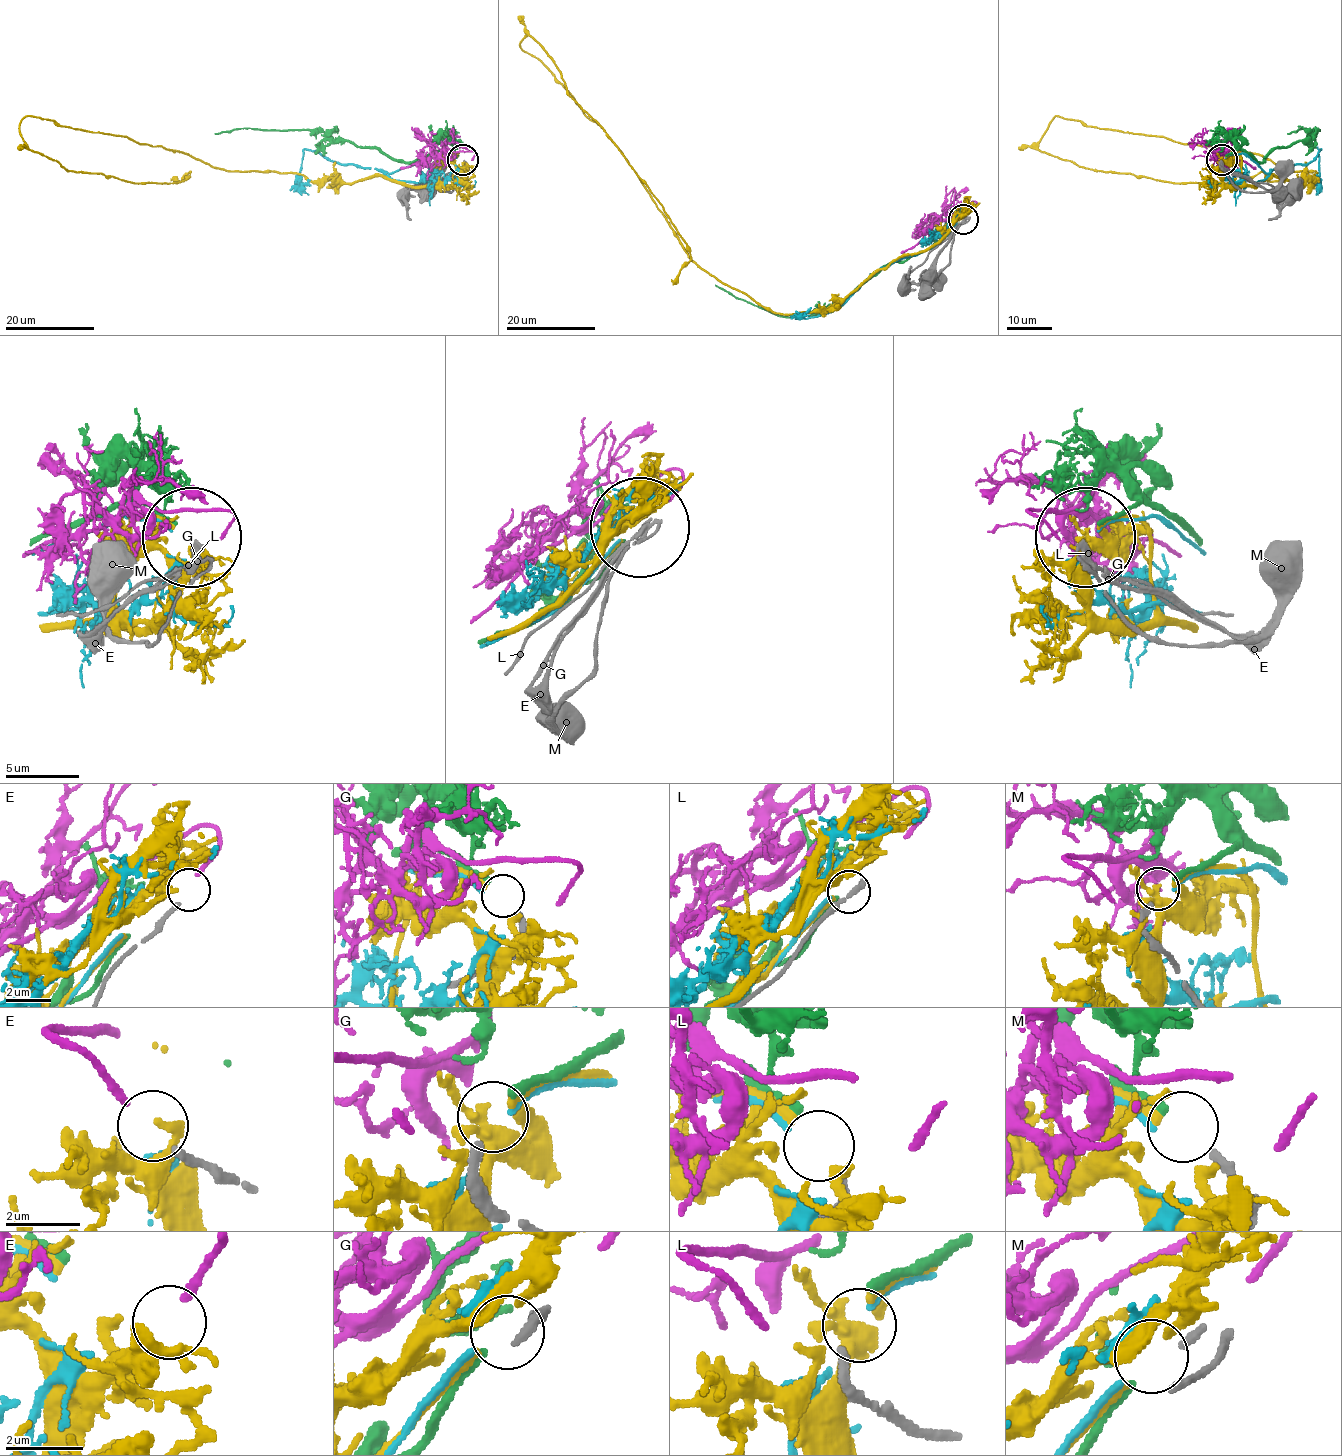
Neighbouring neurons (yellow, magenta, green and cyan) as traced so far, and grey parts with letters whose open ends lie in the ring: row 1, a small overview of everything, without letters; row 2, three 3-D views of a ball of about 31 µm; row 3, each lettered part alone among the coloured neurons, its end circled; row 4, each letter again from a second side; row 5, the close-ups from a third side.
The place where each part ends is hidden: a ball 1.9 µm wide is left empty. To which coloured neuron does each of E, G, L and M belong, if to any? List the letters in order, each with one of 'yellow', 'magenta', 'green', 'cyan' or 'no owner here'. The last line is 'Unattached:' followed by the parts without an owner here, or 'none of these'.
E: magenta
G: yellow
L: cyan
M: green
Unattached: none of these

